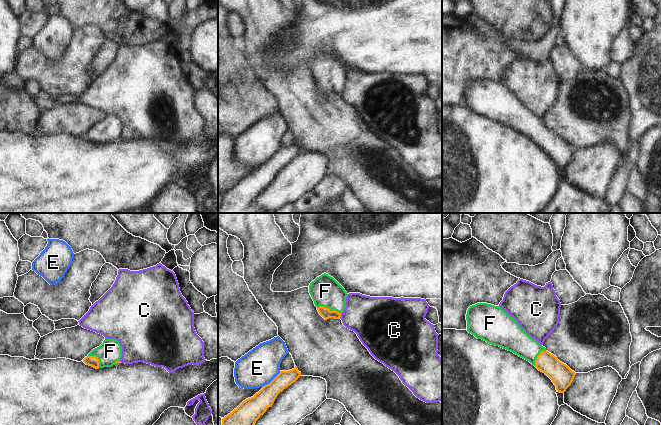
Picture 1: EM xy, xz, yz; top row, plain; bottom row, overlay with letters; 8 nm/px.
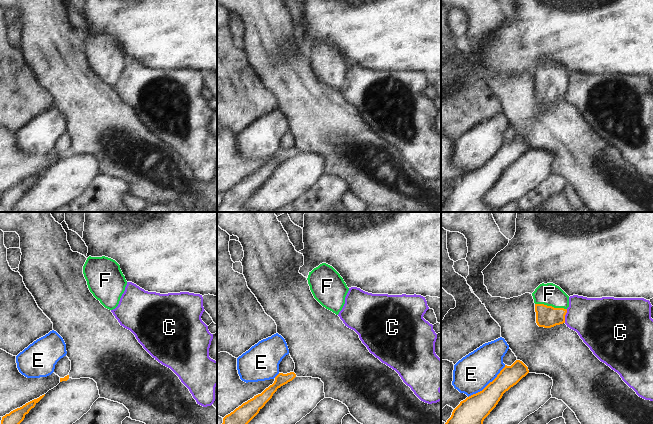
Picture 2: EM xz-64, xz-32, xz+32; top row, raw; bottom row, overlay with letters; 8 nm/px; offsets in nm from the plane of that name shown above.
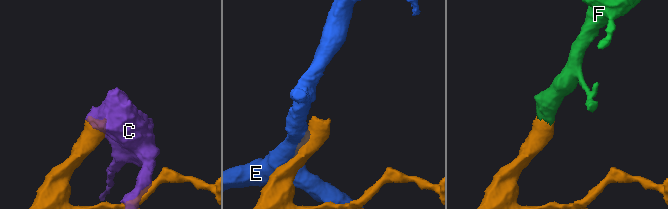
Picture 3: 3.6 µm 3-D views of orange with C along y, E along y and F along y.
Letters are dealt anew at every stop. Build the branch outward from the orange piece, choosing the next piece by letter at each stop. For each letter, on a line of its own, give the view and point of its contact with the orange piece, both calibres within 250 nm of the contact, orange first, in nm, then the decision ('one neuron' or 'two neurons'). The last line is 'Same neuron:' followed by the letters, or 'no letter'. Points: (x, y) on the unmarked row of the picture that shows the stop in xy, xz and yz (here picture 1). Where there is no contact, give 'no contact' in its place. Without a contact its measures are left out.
C: xz (340, 92) | 90/360 nm | two neurons
E: xz (272, 156) | 160/300 nm | two neurons
F: xz (328, 84) | 90/240 nm | one neuron
Same neuron: F

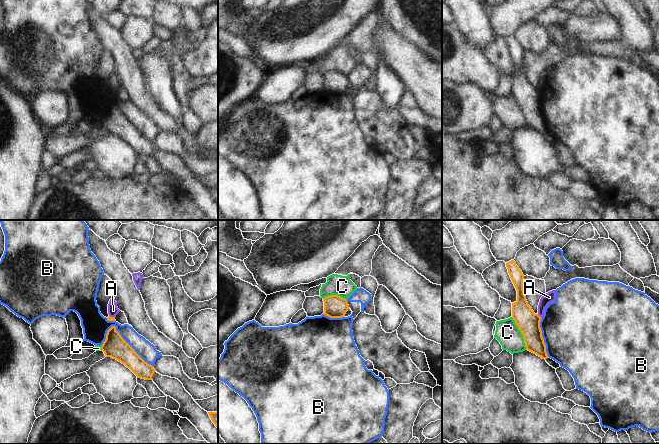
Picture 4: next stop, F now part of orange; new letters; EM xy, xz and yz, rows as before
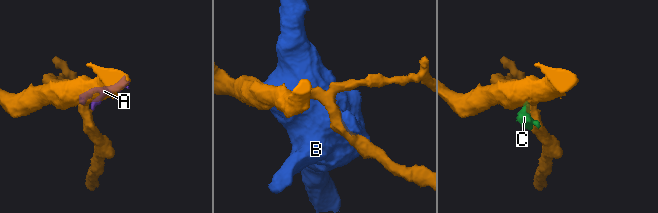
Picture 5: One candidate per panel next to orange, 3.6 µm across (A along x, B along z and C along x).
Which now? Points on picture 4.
A: yz (539, 92) | 180/90 nm | two neurons
B: xy (127, 119) | 190/140 nm | two neurons
C: yz (521, 108) | 180/190 nm | two neurons
Same neuron: no letter

